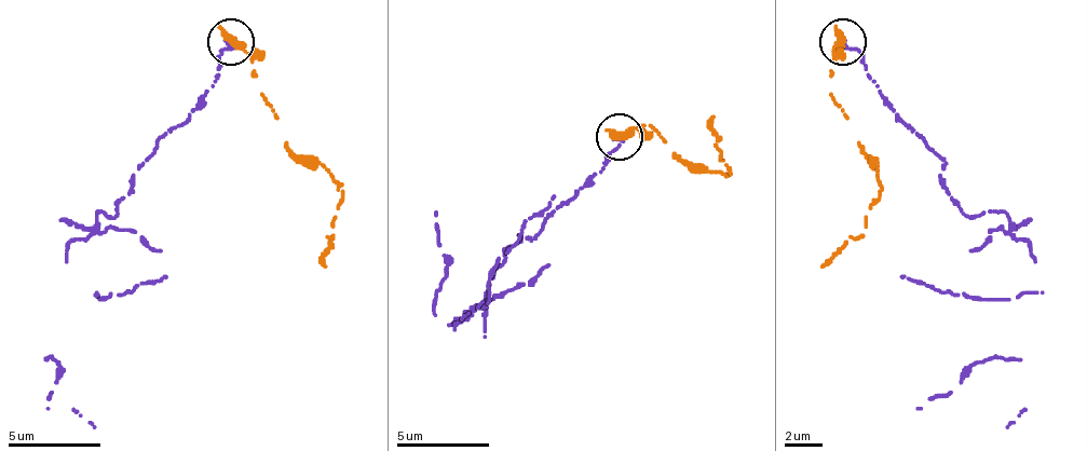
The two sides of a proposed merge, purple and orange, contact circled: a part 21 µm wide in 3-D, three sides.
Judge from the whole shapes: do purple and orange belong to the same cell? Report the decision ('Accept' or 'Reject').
Reject

